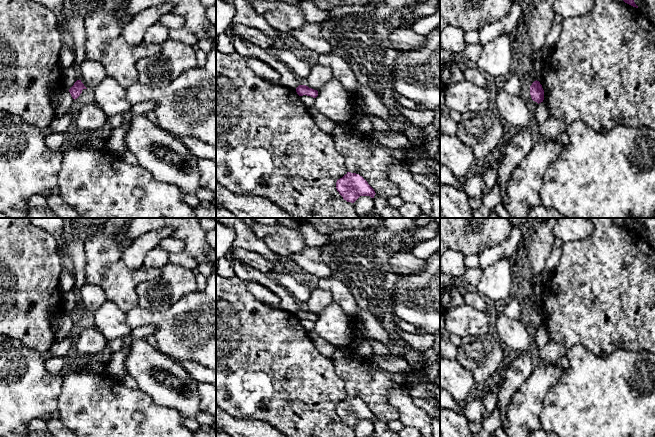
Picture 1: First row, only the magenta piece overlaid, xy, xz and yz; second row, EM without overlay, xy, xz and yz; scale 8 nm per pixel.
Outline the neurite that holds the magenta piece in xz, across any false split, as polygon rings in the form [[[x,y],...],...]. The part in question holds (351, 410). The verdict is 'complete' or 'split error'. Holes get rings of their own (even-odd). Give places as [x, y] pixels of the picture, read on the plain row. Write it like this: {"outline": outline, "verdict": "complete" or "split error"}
{"outline": [[[347,396],[336,406],[336,413],[347,426],[354,427],[360,420],[374,422],[375,415],[359,398]]], "verdict": "complete"}

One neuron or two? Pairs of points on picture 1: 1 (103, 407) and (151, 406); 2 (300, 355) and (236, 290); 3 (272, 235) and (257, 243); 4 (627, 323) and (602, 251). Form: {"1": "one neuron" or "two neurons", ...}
{"1": "one neuron", "2": "one neuron", "3": "two neurons", "4": "one neuron"}

